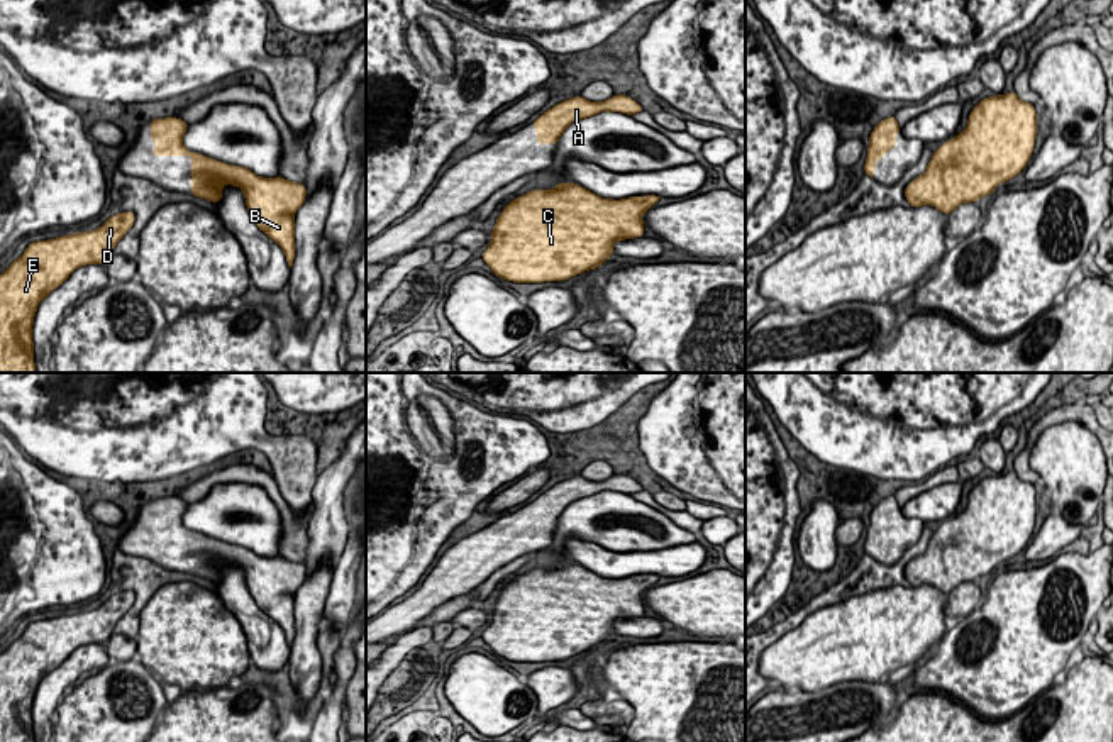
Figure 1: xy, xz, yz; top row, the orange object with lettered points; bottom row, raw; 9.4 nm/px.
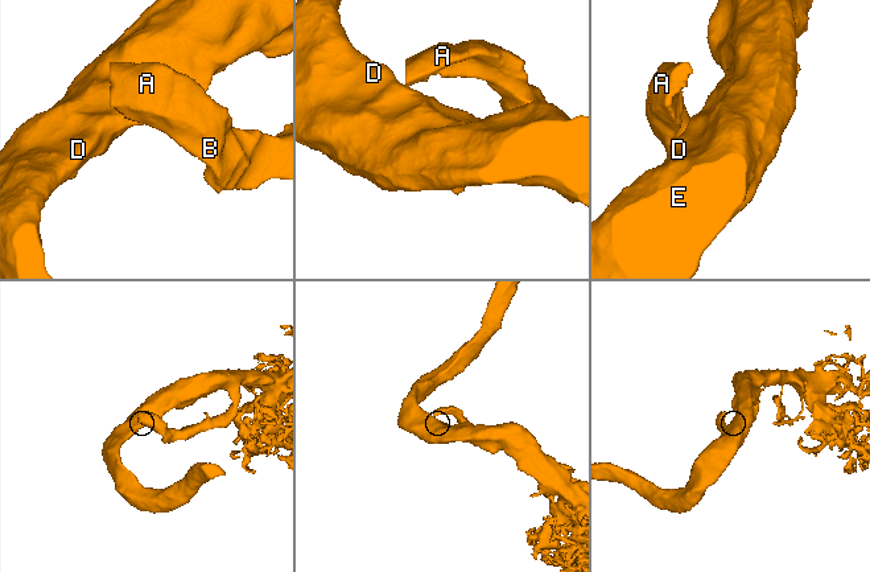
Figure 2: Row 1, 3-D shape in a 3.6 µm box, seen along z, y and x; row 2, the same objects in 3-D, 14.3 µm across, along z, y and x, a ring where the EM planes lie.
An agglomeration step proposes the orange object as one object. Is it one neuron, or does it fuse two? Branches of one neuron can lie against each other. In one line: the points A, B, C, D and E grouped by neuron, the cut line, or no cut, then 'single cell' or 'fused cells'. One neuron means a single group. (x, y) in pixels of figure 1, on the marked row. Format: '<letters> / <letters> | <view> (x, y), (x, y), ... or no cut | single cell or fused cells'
A B C D E | no cut | single cell

